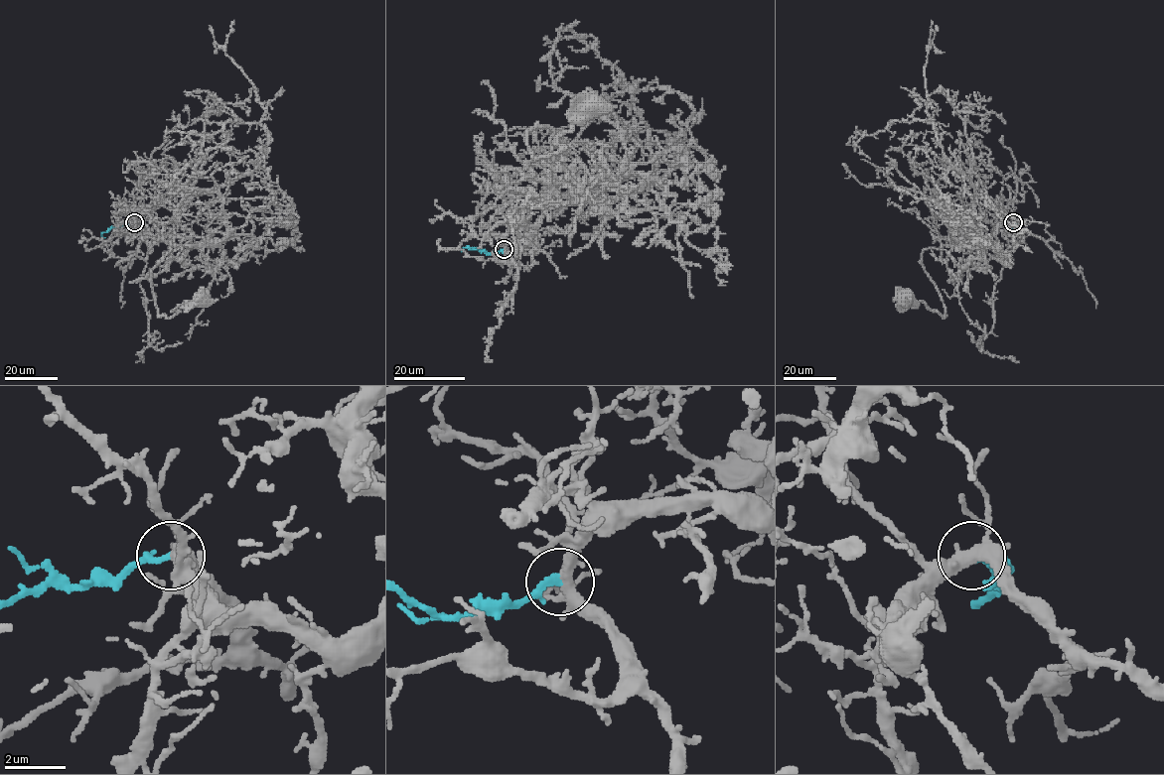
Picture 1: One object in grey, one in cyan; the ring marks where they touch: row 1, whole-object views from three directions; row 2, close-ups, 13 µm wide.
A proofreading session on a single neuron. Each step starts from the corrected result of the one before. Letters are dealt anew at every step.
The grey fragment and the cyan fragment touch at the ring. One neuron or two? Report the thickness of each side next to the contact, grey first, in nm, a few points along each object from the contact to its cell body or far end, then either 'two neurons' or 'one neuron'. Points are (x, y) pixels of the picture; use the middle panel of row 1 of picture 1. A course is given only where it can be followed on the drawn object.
calibres 340 and 220 nm; course grey (504, 250), (529, 243), (554, 182), (553, 130), (526, 131), (535, 159), (557, 153), (559, 136), (596, 104); course cyan (504, 250), (488, 253), (475, 248), (460, 250), (465, 251); one neuron

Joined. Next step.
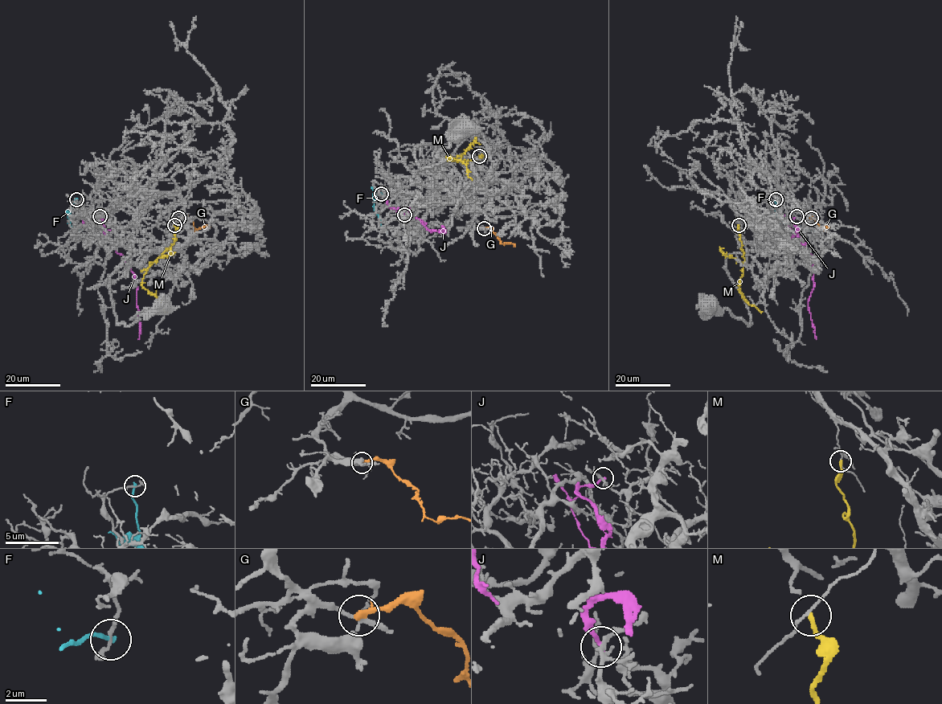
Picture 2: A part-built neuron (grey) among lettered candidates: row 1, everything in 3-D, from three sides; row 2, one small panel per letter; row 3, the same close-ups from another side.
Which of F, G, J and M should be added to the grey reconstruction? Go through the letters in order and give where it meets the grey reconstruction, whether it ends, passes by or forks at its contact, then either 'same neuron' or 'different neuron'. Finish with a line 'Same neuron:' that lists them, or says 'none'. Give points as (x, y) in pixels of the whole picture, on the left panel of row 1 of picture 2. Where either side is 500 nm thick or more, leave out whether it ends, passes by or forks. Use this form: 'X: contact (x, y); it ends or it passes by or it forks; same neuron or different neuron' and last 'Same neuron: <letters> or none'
F: contact (76, 199); it ends; different neuron
G: contact (178, 218); it ends; different neuron
J: contact (100, 216); it ends; different neuron
M: contact (174, 225); it ends; different neuron
Same neuron: none

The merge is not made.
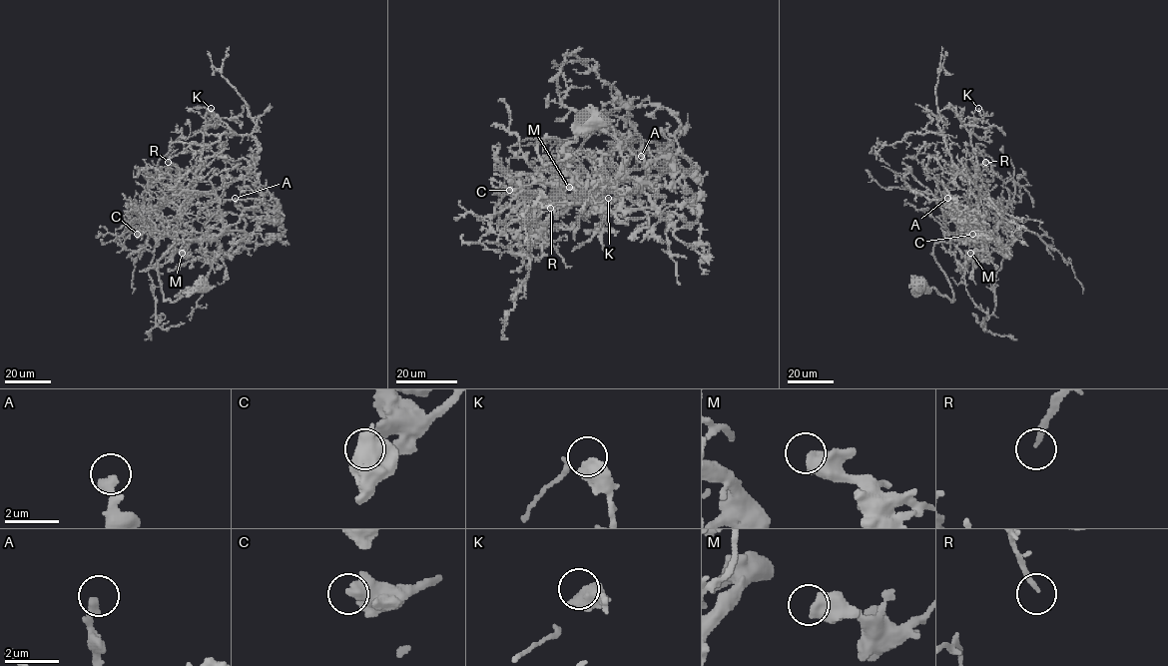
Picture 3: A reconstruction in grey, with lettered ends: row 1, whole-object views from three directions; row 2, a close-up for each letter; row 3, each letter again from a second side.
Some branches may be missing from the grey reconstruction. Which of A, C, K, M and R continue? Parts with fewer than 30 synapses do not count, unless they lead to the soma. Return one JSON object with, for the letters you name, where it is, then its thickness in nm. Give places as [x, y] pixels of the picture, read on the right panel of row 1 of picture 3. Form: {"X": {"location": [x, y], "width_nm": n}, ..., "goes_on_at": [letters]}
{"A": {"location": [947, 198], "width_nm": 360}, "R": {"location": [985, 162], "width_nm": 160}, "goes_on_at": ["A", "R"]}

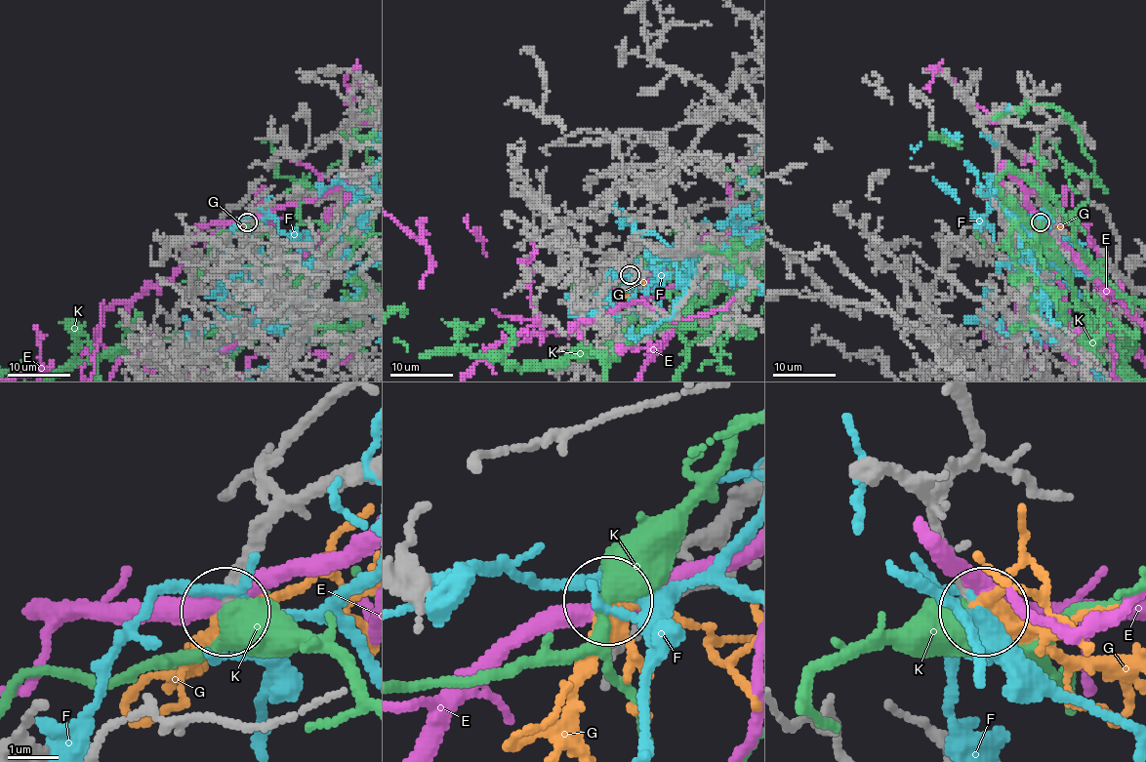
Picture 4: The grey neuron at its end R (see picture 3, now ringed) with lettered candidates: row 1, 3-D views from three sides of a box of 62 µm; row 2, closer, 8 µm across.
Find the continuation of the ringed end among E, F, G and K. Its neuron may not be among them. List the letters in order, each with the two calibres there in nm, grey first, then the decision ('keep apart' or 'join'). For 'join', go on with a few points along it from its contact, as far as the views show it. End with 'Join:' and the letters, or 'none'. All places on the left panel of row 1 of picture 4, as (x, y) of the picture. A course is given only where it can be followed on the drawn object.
E: 200 nm thick on the grey side, 380 nm on the other; keep apart
F: 160 nm thick on the grey side, 170 nm on the other; keep apart
G: 200 nm thick on the grey side, 300 nm on the other; join
K: 200 nm thick on the grey side, 480 nm on the other; keep apart
Join: G

